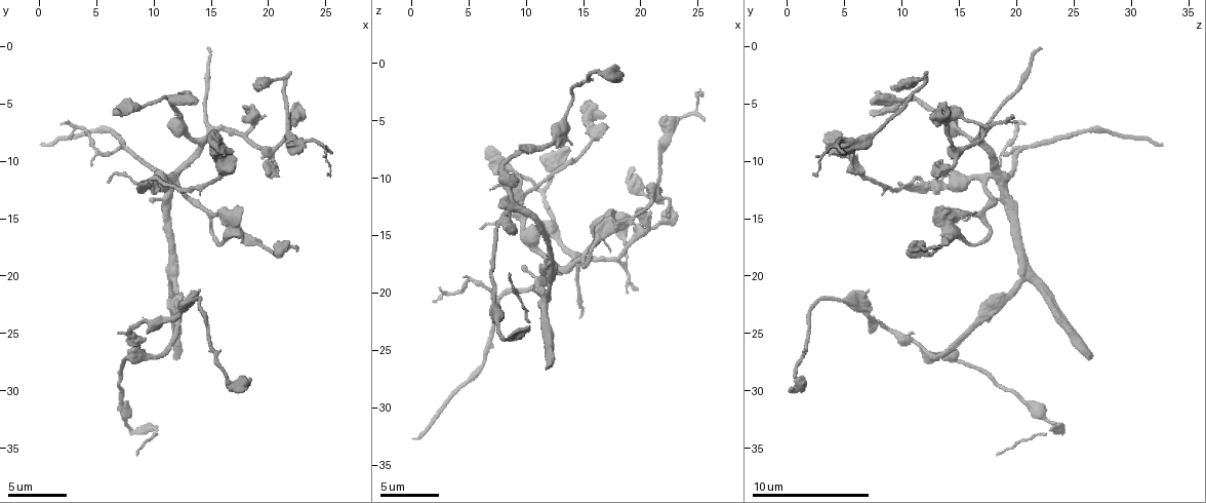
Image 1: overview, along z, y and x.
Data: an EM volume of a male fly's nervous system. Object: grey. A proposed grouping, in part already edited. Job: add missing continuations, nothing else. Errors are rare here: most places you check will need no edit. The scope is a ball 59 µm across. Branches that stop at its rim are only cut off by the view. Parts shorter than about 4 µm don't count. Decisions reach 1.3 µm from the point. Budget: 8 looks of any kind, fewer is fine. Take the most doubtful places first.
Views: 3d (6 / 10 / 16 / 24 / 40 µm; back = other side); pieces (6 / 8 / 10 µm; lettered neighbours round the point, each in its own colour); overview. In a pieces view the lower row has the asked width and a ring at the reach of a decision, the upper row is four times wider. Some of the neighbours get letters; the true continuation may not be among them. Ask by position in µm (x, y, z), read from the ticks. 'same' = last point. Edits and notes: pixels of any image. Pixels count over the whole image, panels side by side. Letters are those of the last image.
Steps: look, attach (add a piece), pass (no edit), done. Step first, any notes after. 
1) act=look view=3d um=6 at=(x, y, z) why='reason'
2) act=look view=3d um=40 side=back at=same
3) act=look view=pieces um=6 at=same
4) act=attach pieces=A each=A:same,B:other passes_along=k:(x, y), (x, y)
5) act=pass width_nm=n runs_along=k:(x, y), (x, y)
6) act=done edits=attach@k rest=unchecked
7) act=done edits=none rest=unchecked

act=look view=3d um=6 at=(2.2, 7.0, 20.8) why='tapers out'

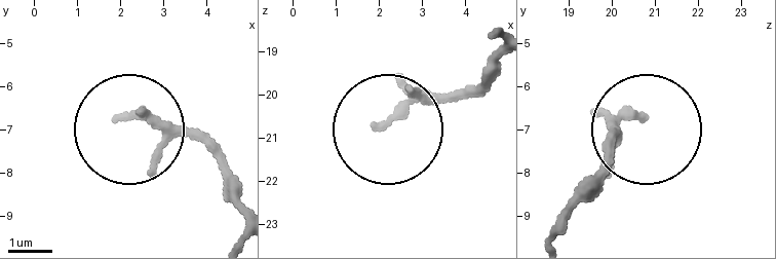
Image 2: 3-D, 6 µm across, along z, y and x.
act=look view=pieces um=10 at=(2.00, 6.75, 20.70) why='see the neighbours'

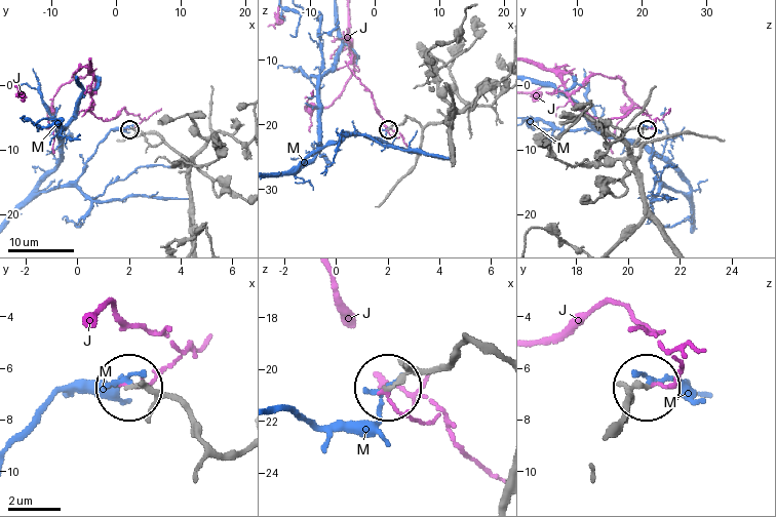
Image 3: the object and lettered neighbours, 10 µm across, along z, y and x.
act=pass each=J:other,M:other runs_along=3:(236, 454), (217, 452), (196, 422), (169, 399), (132, 388) found='no lettered piece goes on from it'

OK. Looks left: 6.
act=look view=3d um=10 at=(8.8, 12.0, 9.8) why='branch stops here'

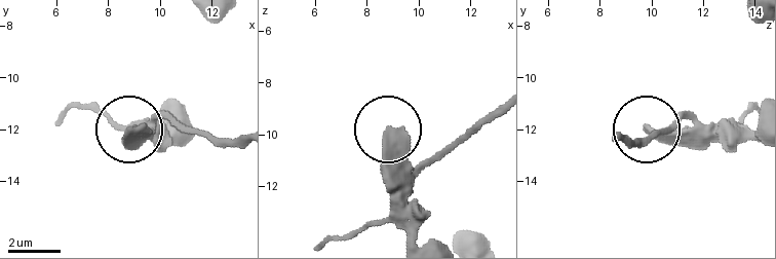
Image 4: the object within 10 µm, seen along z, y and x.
act=look view=pieces um=10 at=(8.9, 12.0, 9.8) why='what lies round it'

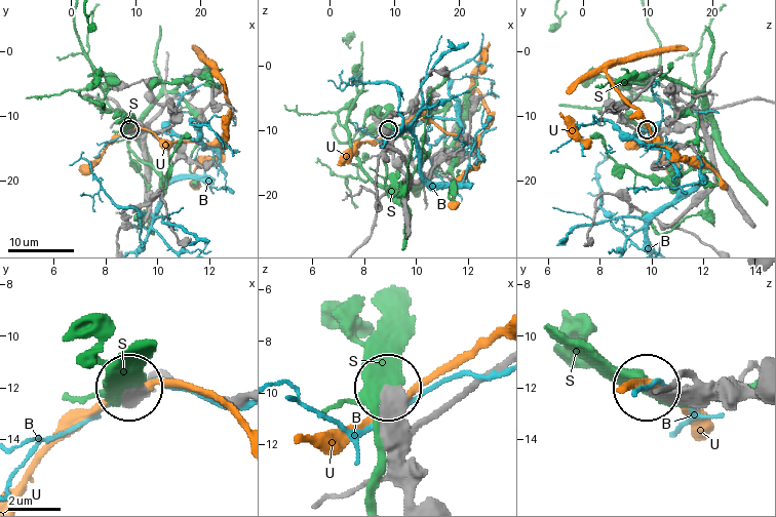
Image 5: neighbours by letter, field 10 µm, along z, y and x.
act=pass width_nm=310 each=B:other,S:other,U:other found='none of them fits'

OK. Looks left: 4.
act=look view=3d um=6 at=(15.2, 7.6, 3.4) why='end of a long branch'

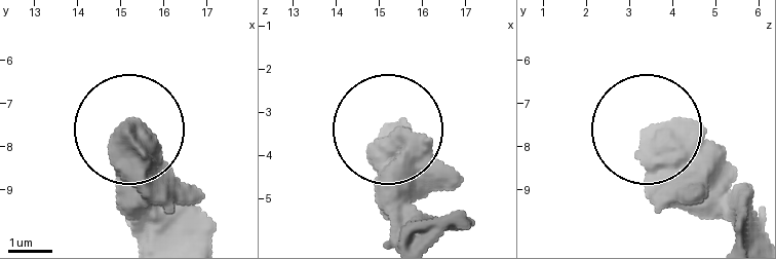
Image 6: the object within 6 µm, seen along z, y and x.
act=look view=pieces um=8 at=(15.20, 7.75, 3.40)

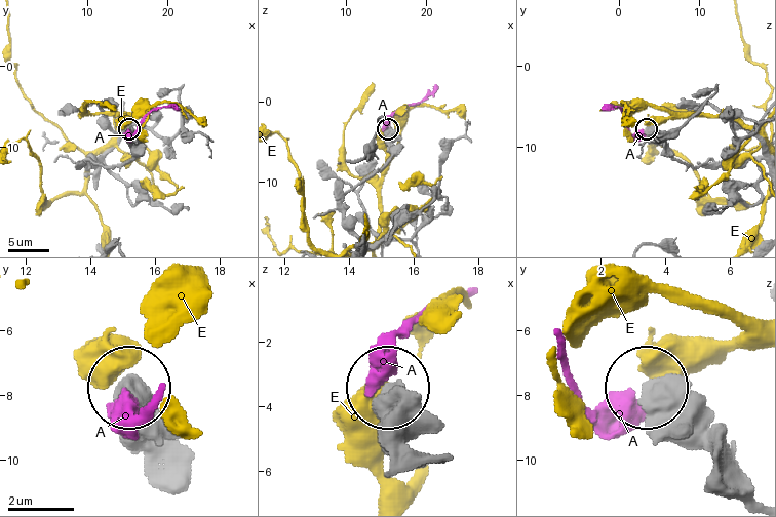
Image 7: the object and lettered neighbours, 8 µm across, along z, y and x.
act=pass each=A:other,E:other runs_along=7:(758, 158), (688, 166), (648, 130) found='none of them fits'

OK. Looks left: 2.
act=look view=3d um=10 at=(6.4, 5.8, 7.6) why='free end'

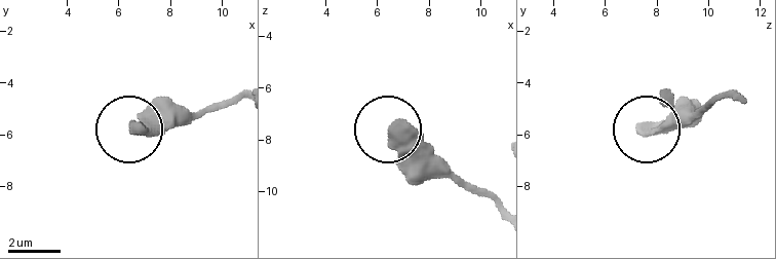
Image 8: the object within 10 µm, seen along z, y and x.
act=look view=pieces um=10 at=(6.5, 5.8, 7.6)

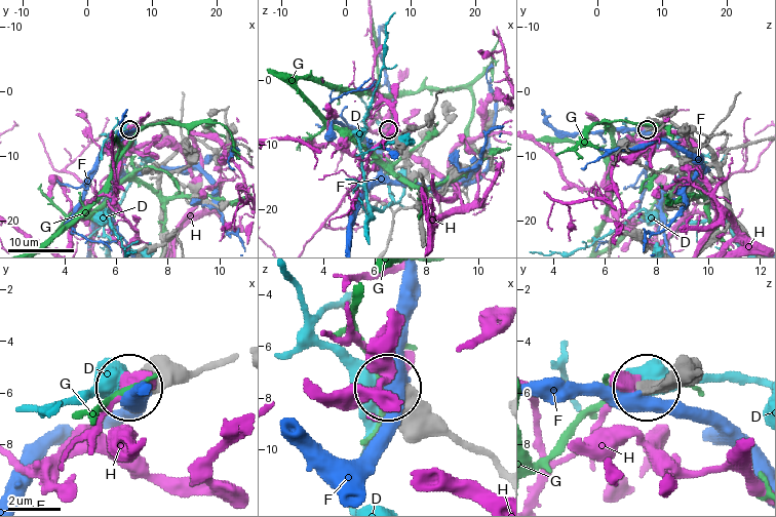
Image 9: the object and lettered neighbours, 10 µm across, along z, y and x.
act=pass width_nm=500 each=D:other,F:other,G:other,H:other runs_along=9:(691, 370), (647, 386) found='no lettered piece goes on from it'

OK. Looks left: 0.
act=done edits=none rest=unchecked

